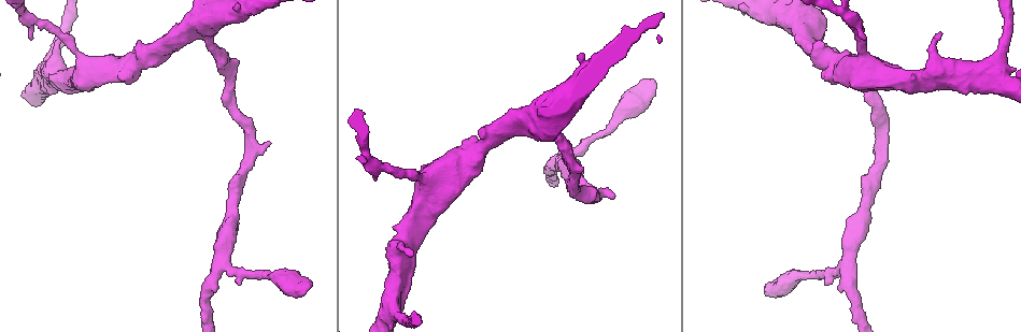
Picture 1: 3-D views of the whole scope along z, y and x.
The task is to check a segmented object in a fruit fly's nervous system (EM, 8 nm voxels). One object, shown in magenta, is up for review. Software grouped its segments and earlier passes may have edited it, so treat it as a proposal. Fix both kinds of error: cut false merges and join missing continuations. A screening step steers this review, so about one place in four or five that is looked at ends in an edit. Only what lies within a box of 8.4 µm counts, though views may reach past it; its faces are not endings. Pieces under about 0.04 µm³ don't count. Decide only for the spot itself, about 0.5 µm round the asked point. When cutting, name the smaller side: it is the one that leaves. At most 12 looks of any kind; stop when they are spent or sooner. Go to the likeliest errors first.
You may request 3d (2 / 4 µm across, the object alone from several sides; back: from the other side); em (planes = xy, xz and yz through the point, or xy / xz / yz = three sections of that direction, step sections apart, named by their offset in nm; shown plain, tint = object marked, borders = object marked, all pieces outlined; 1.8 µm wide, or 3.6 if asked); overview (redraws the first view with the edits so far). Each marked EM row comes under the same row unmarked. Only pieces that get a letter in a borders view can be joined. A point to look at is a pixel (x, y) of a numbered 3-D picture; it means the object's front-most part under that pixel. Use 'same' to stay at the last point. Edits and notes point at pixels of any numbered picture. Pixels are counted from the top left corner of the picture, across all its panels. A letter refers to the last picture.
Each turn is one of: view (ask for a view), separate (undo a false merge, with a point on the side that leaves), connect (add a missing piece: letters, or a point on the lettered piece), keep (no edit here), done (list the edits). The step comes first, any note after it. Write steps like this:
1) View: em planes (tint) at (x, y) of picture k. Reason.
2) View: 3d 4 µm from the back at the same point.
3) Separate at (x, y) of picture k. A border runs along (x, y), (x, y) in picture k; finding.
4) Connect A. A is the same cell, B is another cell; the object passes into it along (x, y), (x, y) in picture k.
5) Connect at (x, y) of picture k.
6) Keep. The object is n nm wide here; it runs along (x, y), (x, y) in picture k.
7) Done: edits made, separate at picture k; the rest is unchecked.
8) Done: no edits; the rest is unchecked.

View: em planes (borders) at (765, 292) of picture 1. Branch stops here.

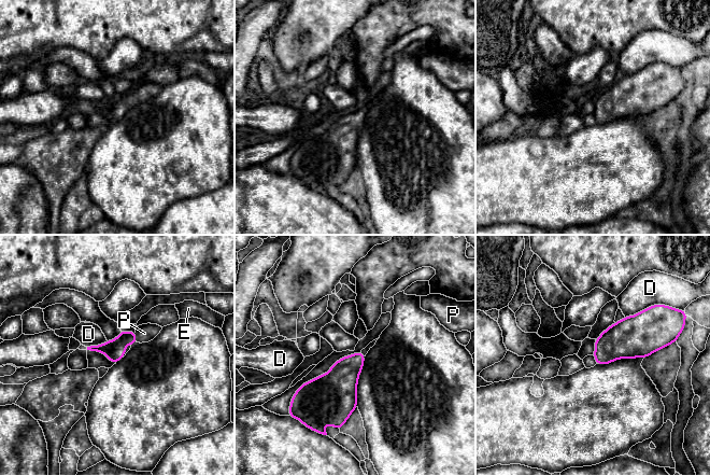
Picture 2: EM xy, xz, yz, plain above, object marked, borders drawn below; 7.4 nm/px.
Connect P. P is the same cell, D and E are other cells; the object passes into it along (114, 350), (135, 337), (144, 333) in picture 2; it goes on there.

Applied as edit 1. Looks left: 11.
View: 3d 2 µm at (613, 199) of picture 1. An open end.

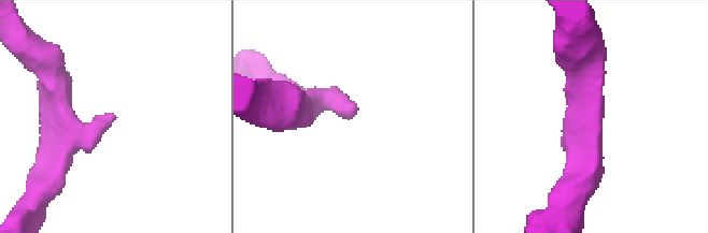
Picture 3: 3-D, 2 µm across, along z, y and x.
View: em planes (borders) at (356, 114) of picture 3. Now the EM.

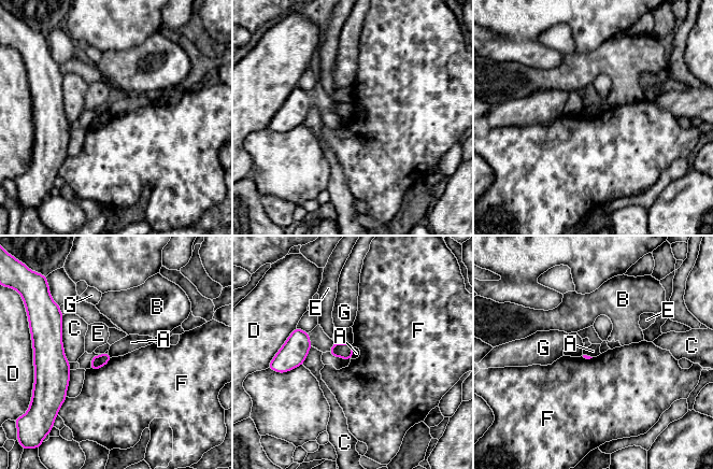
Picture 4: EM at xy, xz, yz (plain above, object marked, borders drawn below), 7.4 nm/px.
Keep. A, B, C, D, E, F and G are other cells; a border runs along (354, 347), (351, 358) in picture 4; no lettered piece goes on from it.

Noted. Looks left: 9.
View: 3d 2 µm at (940, 34) of picture 1. Free end.

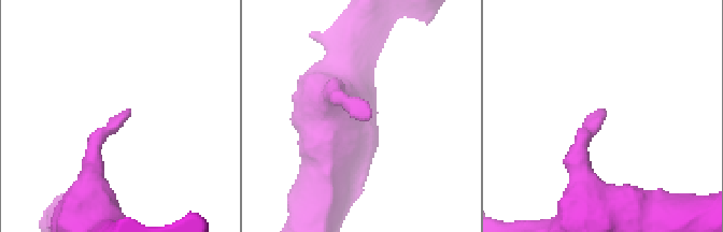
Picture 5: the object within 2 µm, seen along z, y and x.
View: em planes (borders) at (603, 113) of picture 5. Shape alone is not enough.

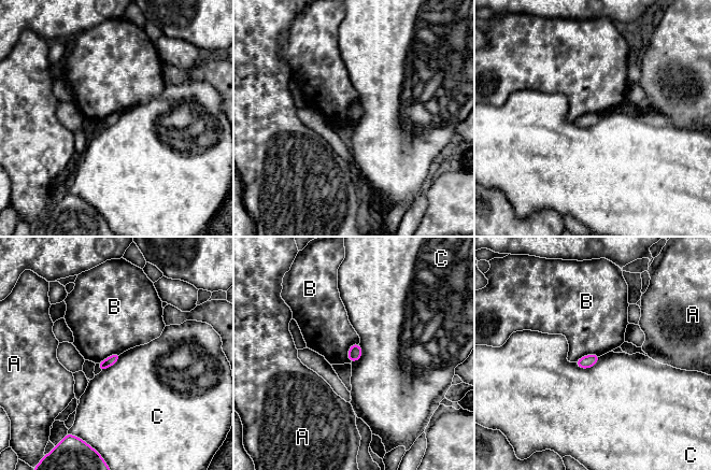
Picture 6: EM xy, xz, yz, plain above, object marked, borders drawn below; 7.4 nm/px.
Keep. A, B and C are other cells; a border runs along (356, 342), (347, 352), (351, 362) in picture 6; no lettered piece goes on from it.

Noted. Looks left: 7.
View: 3d 4 µm at (376, 181) of picture 1. An open end.

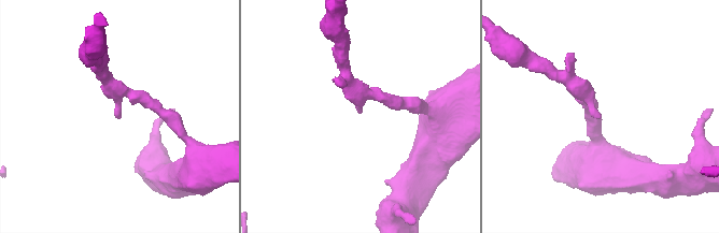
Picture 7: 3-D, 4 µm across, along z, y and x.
View: em xz step 4 (borders) at (599, 117) of picture 7.

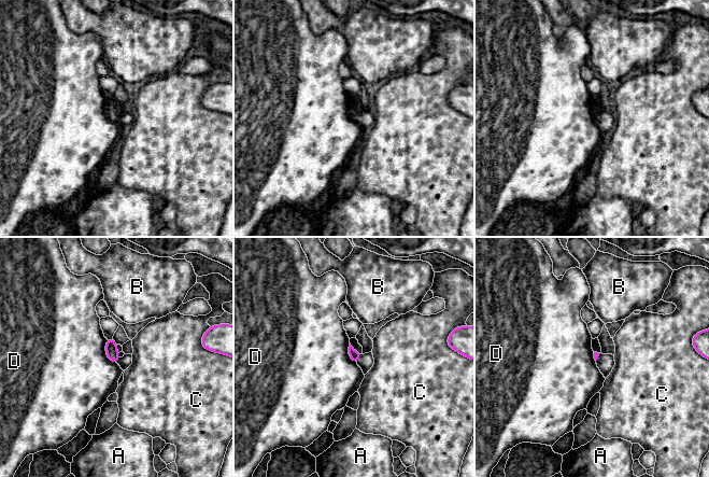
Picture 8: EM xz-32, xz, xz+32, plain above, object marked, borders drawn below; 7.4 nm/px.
View: em planes (borders) at the same point.

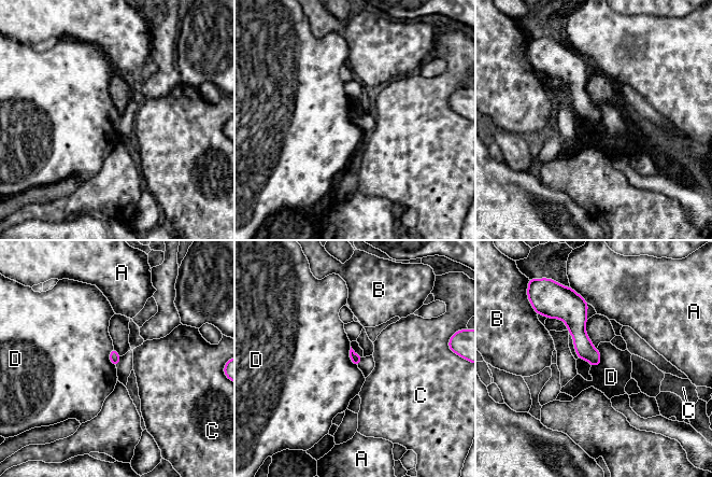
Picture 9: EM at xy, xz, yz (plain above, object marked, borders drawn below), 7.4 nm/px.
Keep. A, B, C and D are other cells; a border runs along (596, 348), (600, 363), (592, 366) in picture 9; no lettered piece goes on from it.

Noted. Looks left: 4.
View: 3d 4 µm at (849, 261) of picture 1. Abrupt turn.

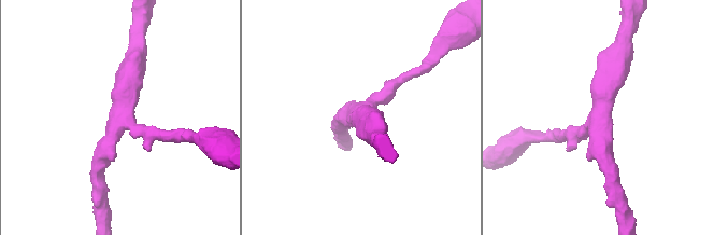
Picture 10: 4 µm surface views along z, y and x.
View: em xy step 4 (tint) at (125, 116) of picture 10. 3 arms meet here; the arms are 220, 300, 420 nm wide.

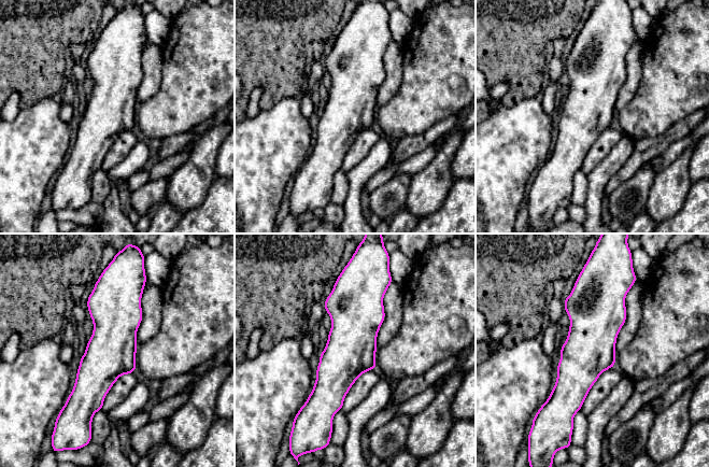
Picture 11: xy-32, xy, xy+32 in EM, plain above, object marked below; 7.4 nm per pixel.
View: em planes (borders) at the same point. Cut it another way.

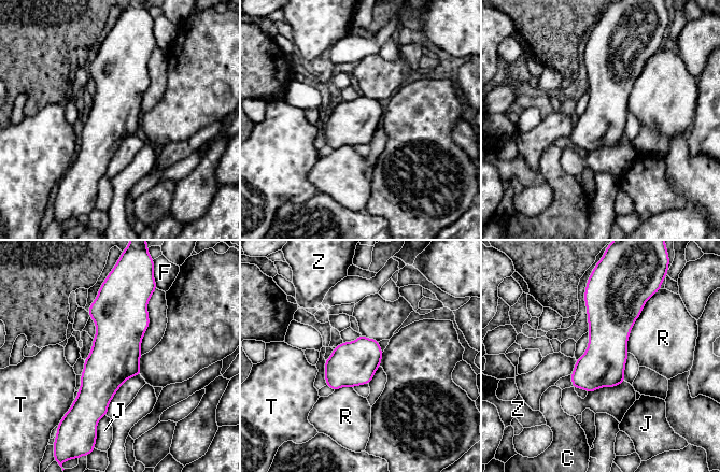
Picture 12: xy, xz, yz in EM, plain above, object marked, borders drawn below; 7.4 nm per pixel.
Keep. The object is 340 nm wide here; the longest contact is with R, 420 nm; C, F, J, R, T and Z are other cells; all the same neuron.

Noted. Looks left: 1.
Done: edits made, connect at picture 2; the rest is unchecked.

